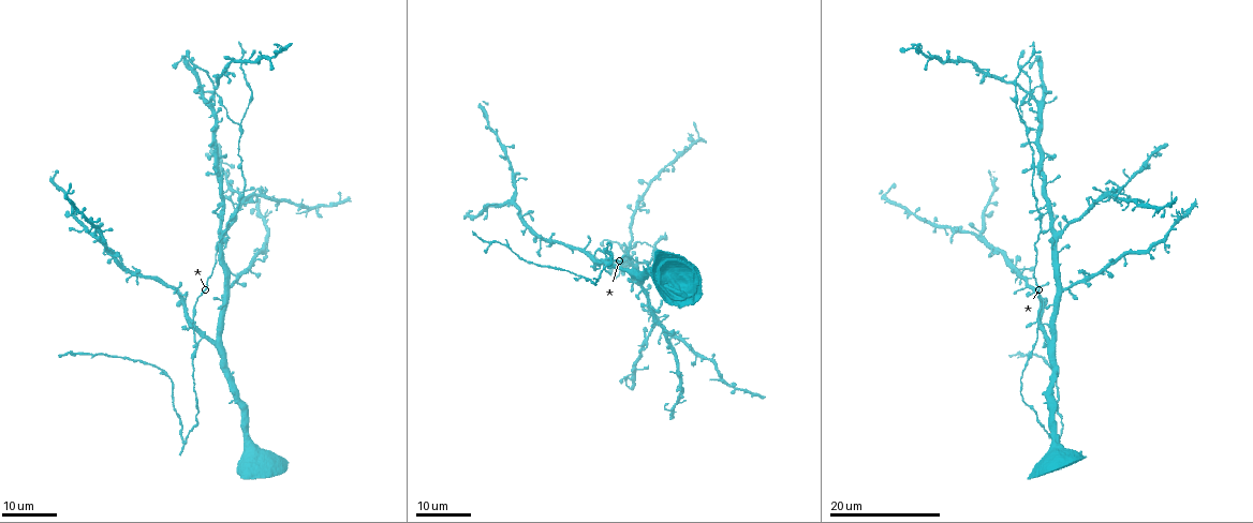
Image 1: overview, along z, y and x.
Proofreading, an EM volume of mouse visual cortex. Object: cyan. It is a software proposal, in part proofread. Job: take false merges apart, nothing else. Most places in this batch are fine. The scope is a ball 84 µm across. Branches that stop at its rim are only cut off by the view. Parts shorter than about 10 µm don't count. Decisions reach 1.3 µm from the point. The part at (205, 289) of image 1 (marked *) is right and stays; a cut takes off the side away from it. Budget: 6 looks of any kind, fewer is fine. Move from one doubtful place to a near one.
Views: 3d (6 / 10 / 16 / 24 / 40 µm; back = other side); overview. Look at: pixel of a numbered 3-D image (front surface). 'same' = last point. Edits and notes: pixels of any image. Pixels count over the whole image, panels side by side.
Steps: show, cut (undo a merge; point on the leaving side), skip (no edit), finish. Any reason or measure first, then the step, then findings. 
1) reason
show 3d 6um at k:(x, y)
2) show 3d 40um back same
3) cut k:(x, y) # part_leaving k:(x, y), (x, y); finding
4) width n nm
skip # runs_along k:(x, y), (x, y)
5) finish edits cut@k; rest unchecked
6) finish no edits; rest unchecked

looks like a crossing
show 3d 24um at 1:(1041, 324)

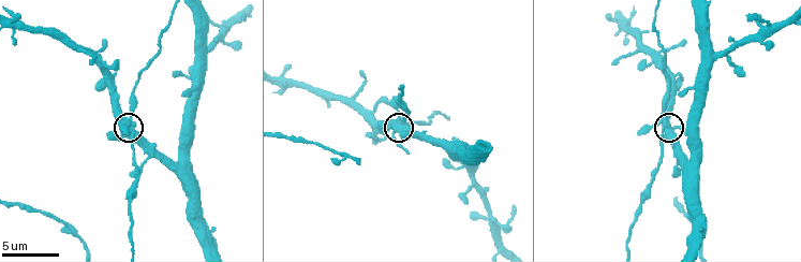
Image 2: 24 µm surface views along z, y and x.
show 3d 6um at 2:(667, 130)

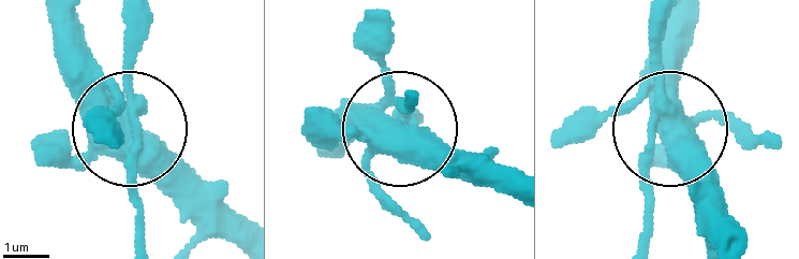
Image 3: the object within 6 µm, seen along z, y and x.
arms 5
skip # runs_along 3:(139, 12), (132, 119), (74, 12); continuous, no second cell

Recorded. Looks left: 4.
small branch off a trunk
show 3d 16um at 1:(1024, 124)

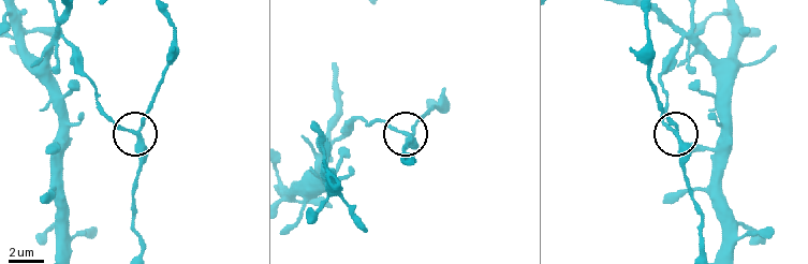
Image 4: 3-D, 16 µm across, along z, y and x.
show 3d 6um at 4:(409, 135)

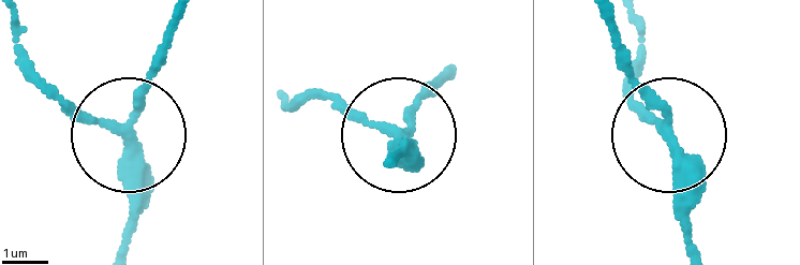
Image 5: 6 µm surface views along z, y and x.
arms 3
skip # runs_along 5:(395, 164), (433, 79); one cell here

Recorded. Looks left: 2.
four or more arms meet
show 3d 16um at 1:(1029, 91)

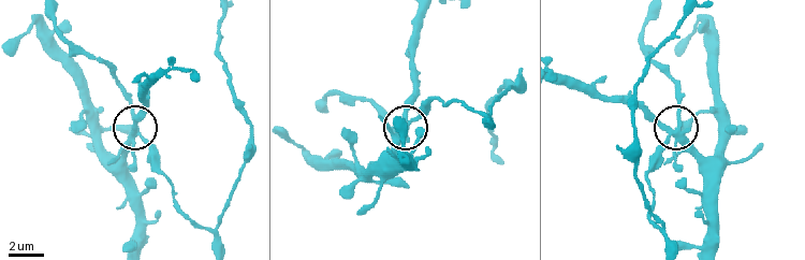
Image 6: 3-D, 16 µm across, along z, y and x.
closer look
show 3d 6um at 6:(134, 133)

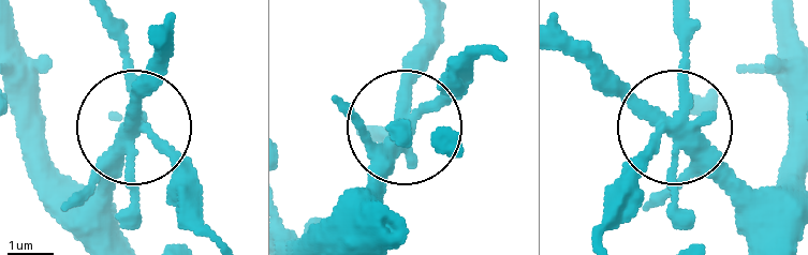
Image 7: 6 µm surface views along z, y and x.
arms 4
skip # one cell here

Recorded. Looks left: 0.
finish no edits; rest unchecked

